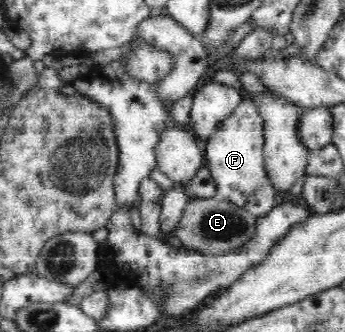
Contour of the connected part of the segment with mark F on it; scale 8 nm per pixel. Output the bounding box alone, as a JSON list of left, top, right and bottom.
[203,97,275,217]

